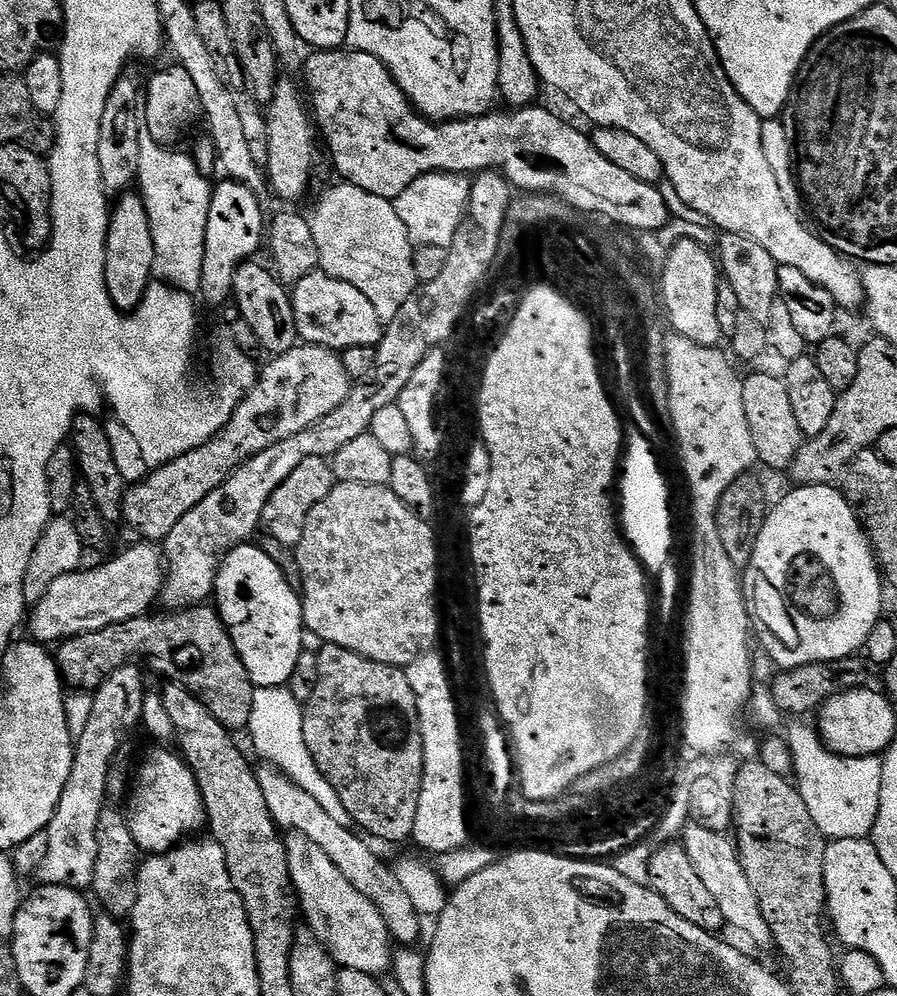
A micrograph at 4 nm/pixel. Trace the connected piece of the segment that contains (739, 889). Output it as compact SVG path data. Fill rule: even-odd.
M688 823L681 832L680 842L684 845L687 857L693 863L698 878L710 889L714 902L722 909L722 918L729 929L737 928L744 936L749 936L760 948L773 947L770 926L766 926L766 918L762 918L762 906L758 906L758 894L754 894L754 886L750 886L750 878L746 878L746 870L742 870L739 853L735 843L723 833L707 830L704 826Z

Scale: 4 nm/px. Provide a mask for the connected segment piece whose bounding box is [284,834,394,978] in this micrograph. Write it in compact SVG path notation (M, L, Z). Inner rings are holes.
M288 834L284 836L284 845L286 846L286 858L290 866L290 878L292 887L296 890L299 911L308 919L307 927L313 936L324 945L336 961L340 968L349 968L350 970L362 970L366 974L380 978L391 969L394 955L394 944L389 937L387 926L383 922L382 914L375 908L374 902L370 898L364 897L346 880L345 875L334 866L330 858L326 856L325 851L316 846L308 838Z

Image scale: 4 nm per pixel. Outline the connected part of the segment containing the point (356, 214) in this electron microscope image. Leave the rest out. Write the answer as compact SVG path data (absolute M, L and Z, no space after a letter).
M336 182L321 198L320 205L310 212L310 219L314 230L314 243L318 245L319 271L342 282L350 282L350 286L362 290L362 294L370 298L384 325L394 322L394 318L398 318L398 310L406 306L406 298L410 298L410 294L418 287L412 261L414 245L408 237L406 226L402 226L402 218L398 218L395 203L386 198L378 198L378 194L366 194L366 190L353 184Z

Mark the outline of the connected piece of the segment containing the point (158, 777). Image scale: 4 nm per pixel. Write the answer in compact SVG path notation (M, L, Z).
M167 747L154 748L141 762L140 773L135 773L134 787L127 801L130 834L134 834L134 842L144 854L169 852L193 834L199 833L196 831L200 827L203 829L206 824L204 799L188 763L175 751L167 752Z

